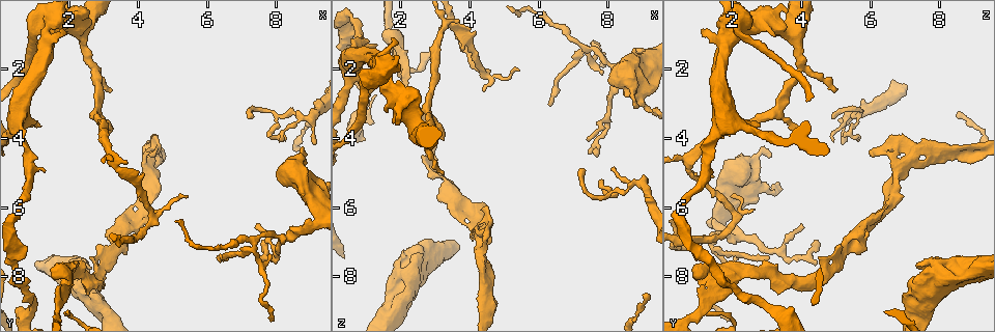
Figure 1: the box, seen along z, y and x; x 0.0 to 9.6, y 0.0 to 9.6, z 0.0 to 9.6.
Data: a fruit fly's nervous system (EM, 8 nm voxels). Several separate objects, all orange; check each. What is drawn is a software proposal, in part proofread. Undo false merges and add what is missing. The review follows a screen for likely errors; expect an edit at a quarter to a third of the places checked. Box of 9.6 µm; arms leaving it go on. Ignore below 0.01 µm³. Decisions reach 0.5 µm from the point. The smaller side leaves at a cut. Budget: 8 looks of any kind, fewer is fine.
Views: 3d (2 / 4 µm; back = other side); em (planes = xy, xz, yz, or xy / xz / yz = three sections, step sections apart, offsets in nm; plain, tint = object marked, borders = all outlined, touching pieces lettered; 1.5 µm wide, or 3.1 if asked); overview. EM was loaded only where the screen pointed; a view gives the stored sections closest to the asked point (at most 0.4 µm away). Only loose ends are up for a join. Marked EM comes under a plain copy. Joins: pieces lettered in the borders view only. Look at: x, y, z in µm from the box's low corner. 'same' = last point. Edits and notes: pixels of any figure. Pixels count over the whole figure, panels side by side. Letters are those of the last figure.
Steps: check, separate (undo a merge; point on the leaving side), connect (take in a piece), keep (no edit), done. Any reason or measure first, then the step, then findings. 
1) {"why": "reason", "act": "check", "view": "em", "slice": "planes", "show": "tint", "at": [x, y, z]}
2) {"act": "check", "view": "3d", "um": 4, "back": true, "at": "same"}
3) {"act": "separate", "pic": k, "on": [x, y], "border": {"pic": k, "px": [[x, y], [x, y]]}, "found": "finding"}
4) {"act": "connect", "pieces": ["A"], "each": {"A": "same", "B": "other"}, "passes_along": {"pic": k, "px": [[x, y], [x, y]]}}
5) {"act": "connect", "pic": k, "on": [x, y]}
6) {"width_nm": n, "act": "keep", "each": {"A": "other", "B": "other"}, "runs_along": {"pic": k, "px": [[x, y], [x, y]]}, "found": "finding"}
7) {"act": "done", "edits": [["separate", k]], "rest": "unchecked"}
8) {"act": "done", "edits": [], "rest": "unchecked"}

{"why": "looks like a crossing", "act": "check", "view": "em", "slice": "planes", "show": "tint", "at": [7.35, 6.95, 1.45]}

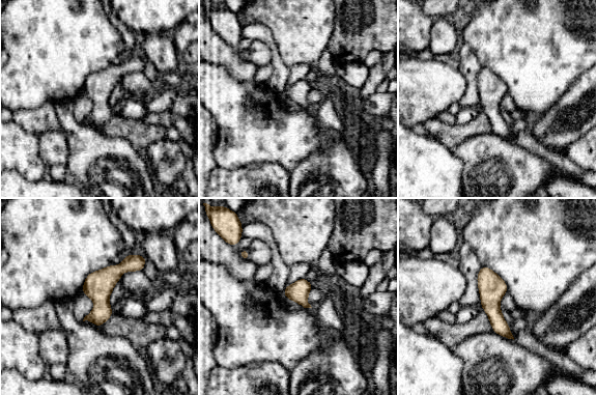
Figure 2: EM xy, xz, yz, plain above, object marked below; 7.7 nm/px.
{"why": "see the neighbours", "act": "check", "view": "em", "slice": "planes", "show": "borders", "at": "same"}

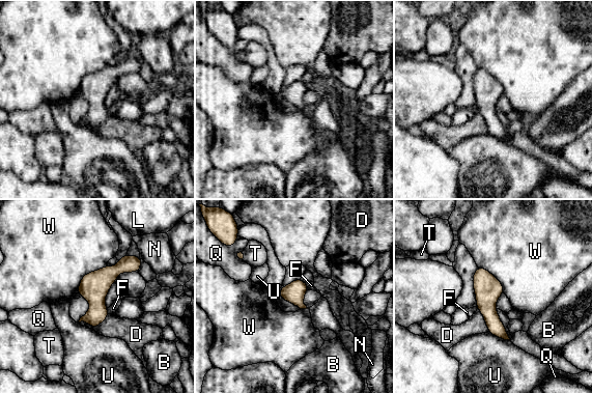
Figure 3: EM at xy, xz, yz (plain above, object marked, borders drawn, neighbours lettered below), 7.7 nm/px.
{"act": "keep", "each": {"B": "other", "D": "other", "F": "other", "L": "other", "N": "other", "Q": "other", "T": "other", "U": "other", "W": "other"}, "found": "continuous, no second neuron"}

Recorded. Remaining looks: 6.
{"why": "abrupt turn", "act": "check", "view": "em", "slice": "planes", "show": "borders", "at": [7.65, 8.60, 1.25]}

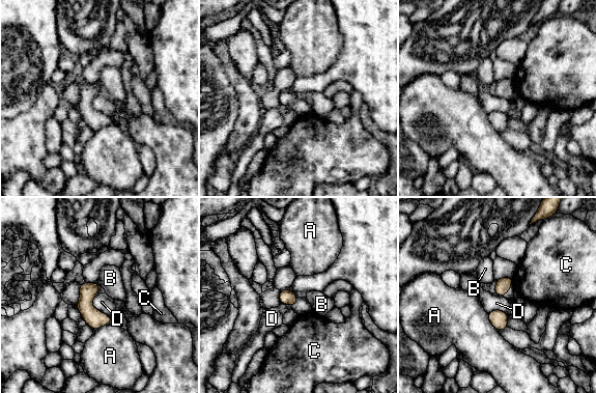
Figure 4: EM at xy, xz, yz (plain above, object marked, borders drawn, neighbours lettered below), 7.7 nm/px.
{"longest_contact_nm": ["D", 240], "act": "keep", "each": {"A": "other", "B": "other", "C": "other", "D": "other"}, "border": {"pic": 4, "px": [[97, 292], [92, 306], [112, 318]]}, "found": "one neuron here"}

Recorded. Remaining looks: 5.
{"why": "branch stops here", "act": "check", "view": "3d", "um": 4, "at": [2.70, 8.50, 6.90]}

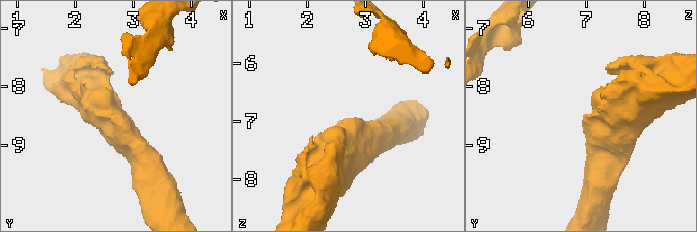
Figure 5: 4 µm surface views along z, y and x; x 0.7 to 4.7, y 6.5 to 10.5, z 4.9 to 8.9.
{"act": "check", "view": "em", "slice": "xz", "step": 4, "show": "tint", "at": [2.70, 8.50, 6.95]}

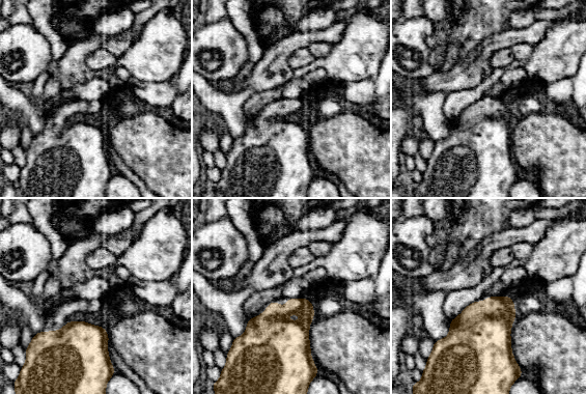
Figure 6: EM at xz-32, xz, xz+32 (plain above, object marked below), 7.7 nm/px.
{"act": "check", "view": "em", "slice": "planes", "show": "borders", "at": "same"}

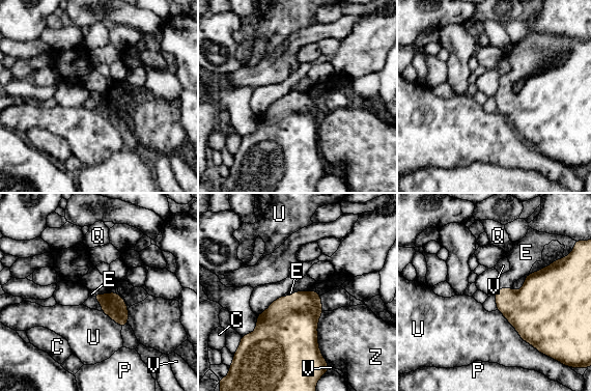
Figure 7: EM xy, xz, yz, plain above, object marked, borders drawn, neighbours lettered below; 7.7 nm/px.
{"longest_contact_nm": ["Z", 380], "act": "connect", "pieces": ["E"], "each": {"C": "other", "E": "same", "P": "other", "Q": "other", "U": "other", "V": "other", "Z": "other"}, "found": "the neuron continues"}

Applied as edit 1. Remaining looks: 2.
{"act": "done", "edits": [["connect", 7]], "rest": "unchecked"}

